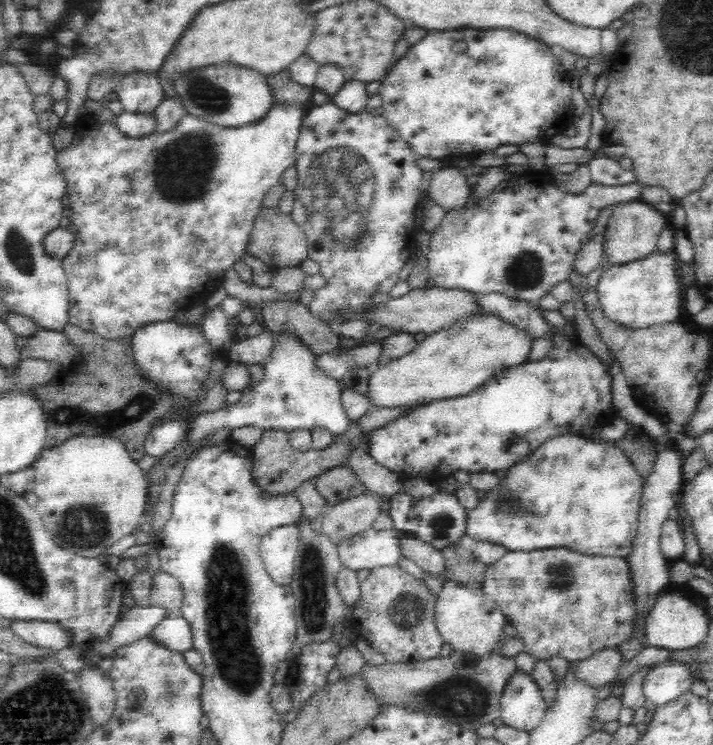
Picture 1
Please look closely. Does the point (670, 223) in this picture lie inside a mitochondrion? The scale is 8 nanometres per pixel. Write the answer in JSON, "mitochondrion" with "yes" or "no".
{"mitochondrion":"no"}

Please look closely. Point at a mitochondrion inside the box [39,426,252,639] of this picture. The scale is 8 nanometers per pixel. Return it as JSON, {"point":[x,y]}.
{"point":[83,527]}

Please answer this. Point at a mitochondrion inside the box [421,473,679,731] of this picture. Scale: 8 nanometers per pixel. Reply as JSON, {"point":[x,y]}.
{"point":[560,576]}

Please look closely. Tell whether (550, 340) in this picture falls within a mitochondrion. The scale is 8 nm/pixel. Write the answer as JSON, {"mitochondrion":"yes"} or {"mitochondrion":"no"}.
{"mitochondrion":"no"}

